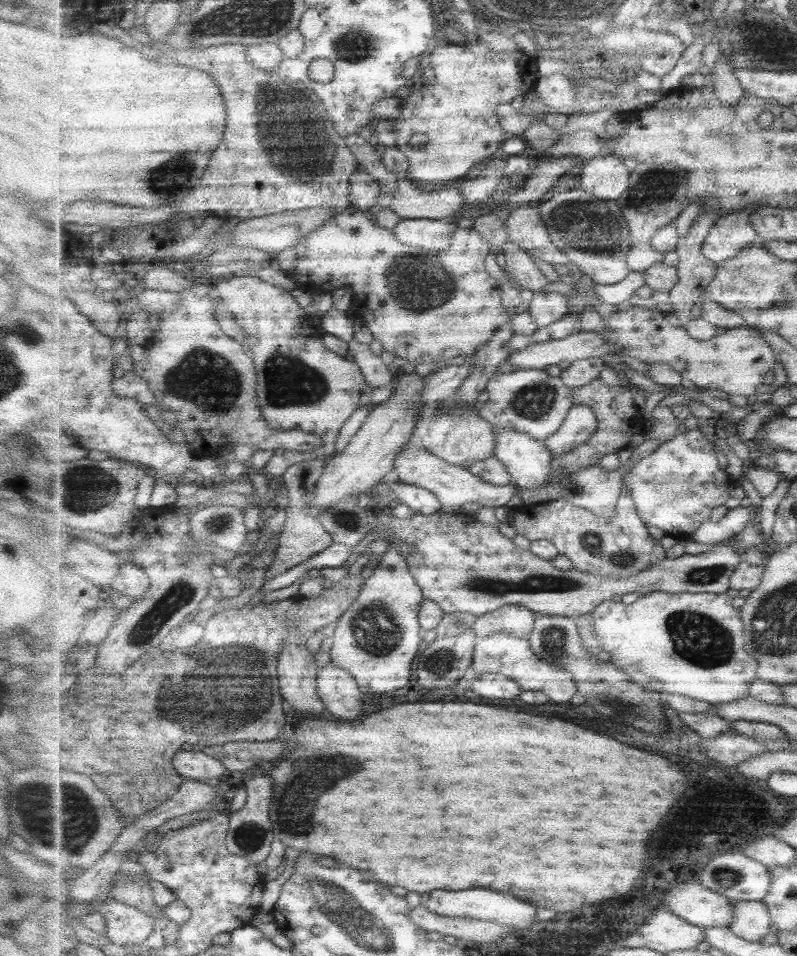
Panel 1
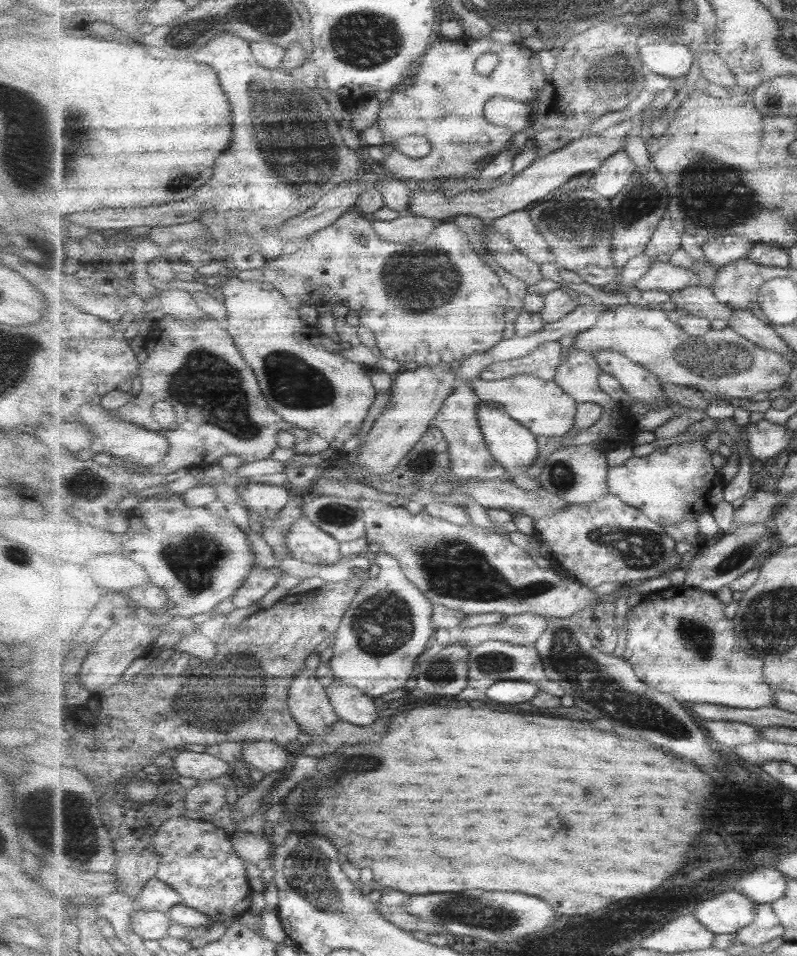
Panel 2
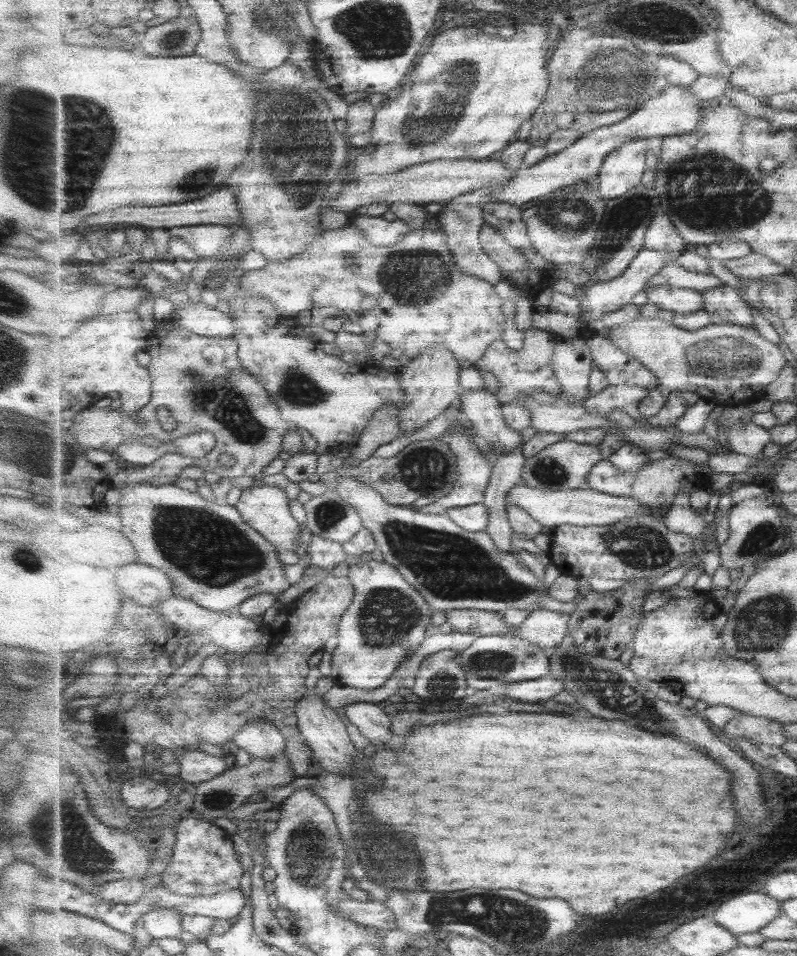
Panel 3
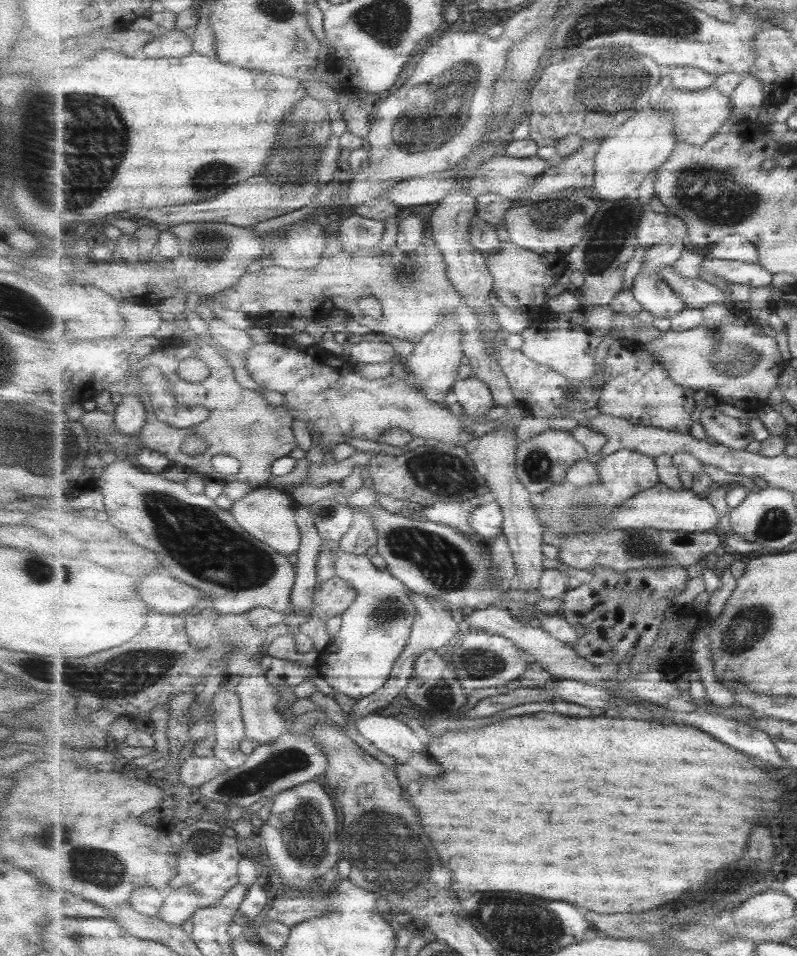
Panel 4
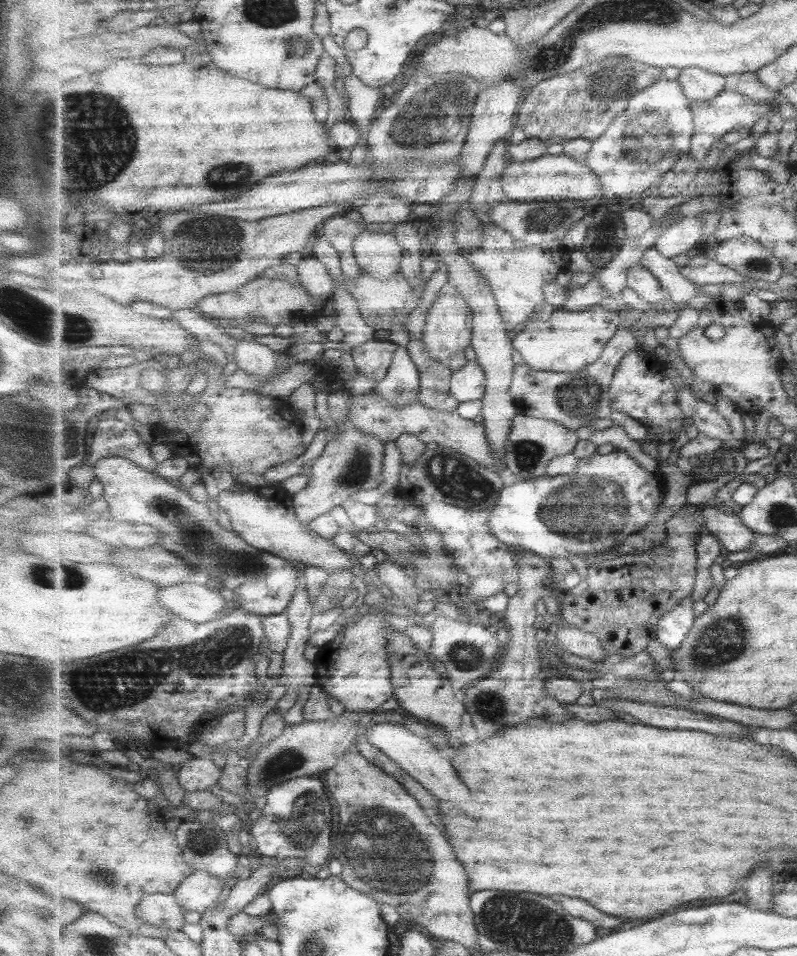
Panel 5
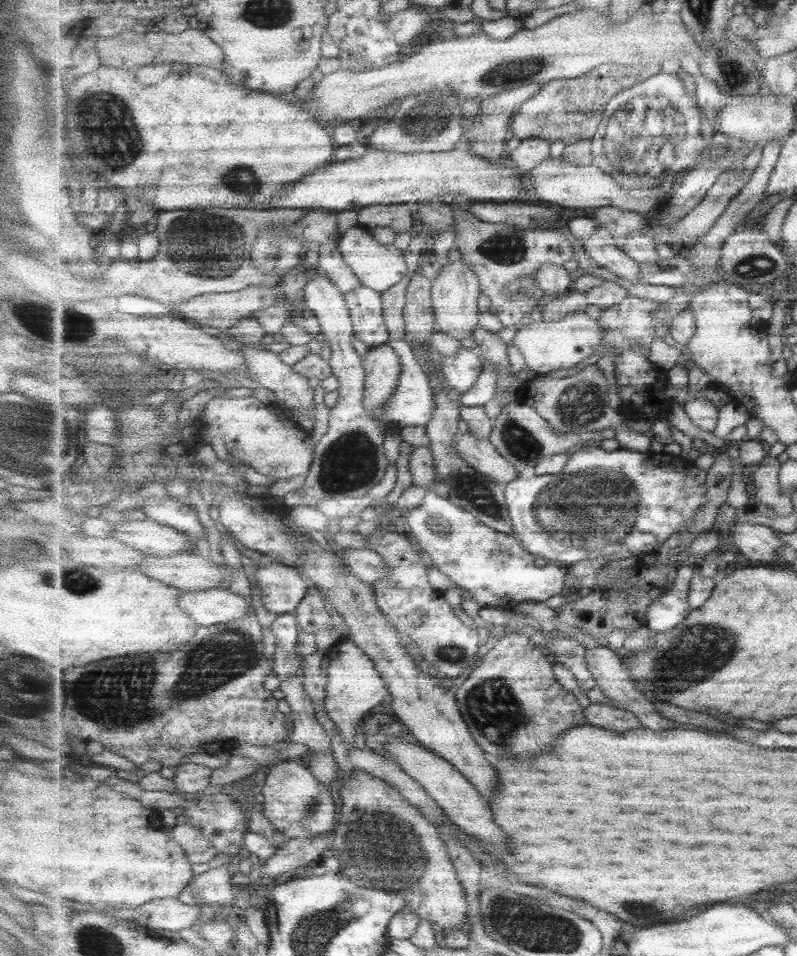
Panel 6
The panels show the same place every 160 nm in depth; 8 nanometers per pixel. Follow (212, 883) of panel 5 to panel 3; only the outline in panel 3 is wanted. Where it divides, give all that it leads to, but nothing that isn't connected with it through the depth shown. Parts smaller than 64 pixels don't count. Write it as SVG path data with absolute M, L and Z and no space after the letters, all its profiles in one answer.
M161 907L143 916L144 928L153 940L180 938L184 915L178 910Z

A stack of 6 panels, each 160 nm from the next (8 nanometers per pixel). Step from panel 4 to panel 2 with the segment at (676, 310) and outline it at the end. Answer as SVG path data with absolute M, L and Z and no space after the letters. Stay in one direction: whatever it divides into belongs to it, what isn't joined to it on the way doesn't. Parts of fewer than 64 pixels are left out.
M695 286L679 292L671 293L671 301L675 309L685 310L692 316L708 319L709 321L721 319L731 320L732 309L715 298L711 288Z

